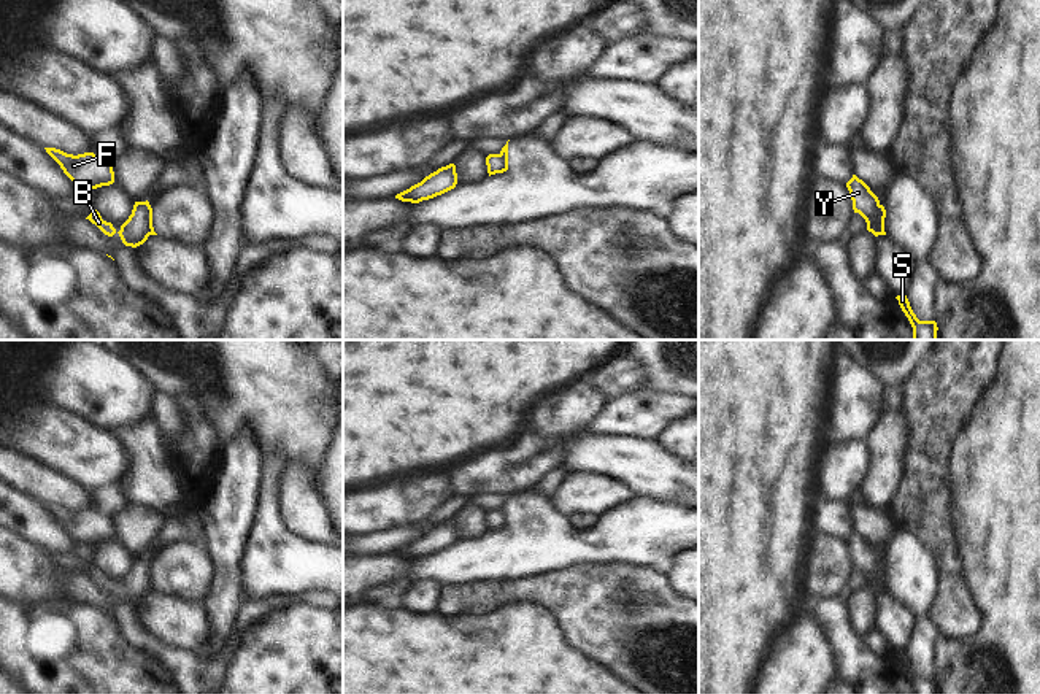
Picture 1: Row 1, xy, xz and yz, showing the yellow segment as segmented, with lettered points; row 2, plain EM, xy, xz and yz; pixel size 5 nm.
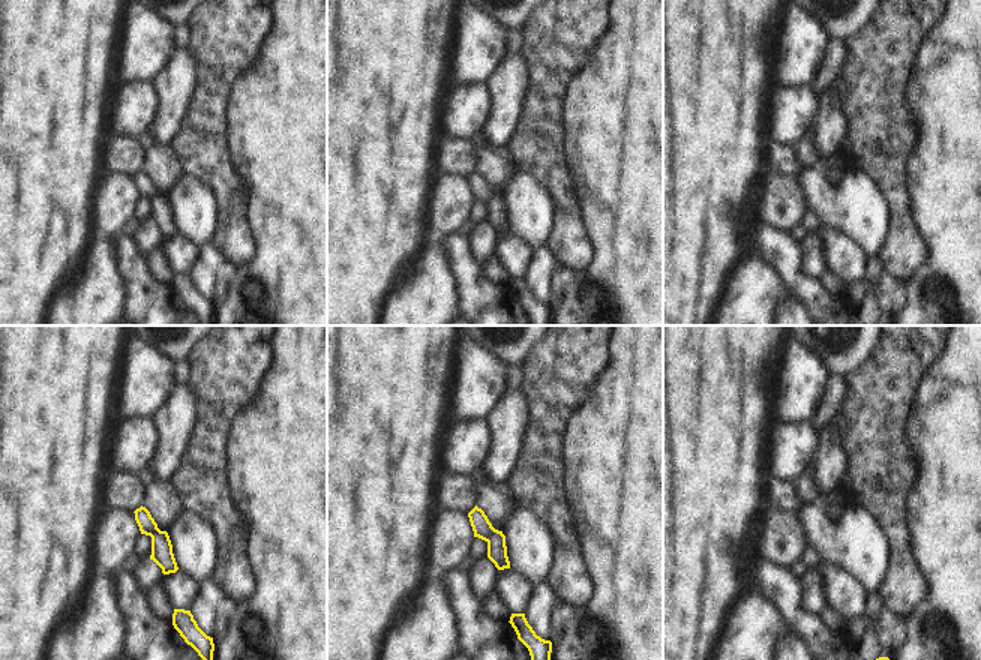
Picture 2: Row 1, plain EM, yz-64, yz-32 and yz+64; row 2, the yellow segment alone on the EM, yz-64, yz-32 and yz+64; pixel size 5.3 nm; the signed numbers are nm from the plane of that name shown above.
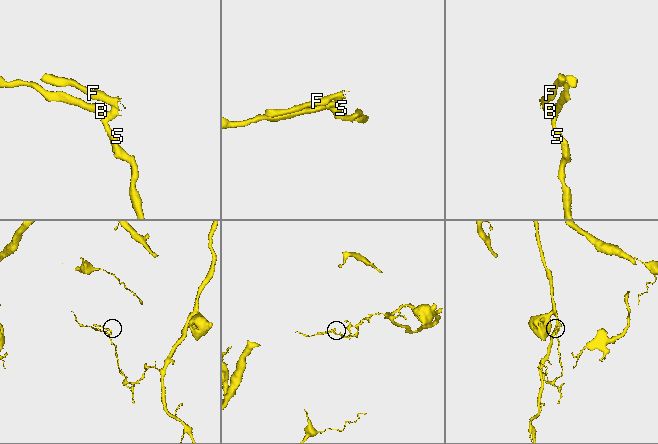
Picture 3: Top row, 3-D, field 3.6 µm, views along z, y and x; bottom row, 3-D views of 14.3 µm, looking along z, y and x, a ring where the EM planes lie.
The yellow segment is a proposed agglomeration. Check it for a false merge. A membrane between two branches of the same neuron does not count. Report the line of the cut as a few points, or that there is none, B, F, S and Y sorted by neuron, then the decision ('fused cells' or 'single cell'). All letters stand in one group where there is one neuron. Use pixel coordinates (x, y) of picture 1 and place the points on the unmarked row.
xy (150, 562), (151, 589) | B S / F Y | fused cells

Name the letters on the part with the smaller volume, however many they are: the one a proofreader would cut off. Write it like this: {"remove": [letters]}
{"remove": ["F", "Y"]}

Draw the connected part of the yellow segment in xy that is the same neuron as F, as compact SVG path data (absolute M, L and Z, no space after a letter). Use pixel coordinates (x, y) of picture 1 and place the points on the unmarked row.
M56 503L44 505L76 542L97 545L114 538L111 518L103 516L94 508L73 511Z

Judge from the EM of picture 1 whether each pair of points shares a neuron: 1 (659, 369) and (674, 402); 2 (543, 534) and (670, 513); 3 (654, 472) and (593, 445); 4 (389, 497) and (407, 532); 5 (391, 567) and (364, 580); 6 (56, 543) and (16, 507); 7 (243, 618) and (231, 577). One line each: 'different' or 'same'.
1: different
2: same
3: same
4: different
5: same
6: same
7: different

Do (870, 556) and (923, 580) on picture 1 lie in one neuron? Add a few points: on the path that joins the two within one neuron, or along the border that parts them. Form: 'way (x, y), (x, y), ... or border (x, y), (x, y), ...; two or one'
way (880, 570), (885, 575), (909, 575); one

